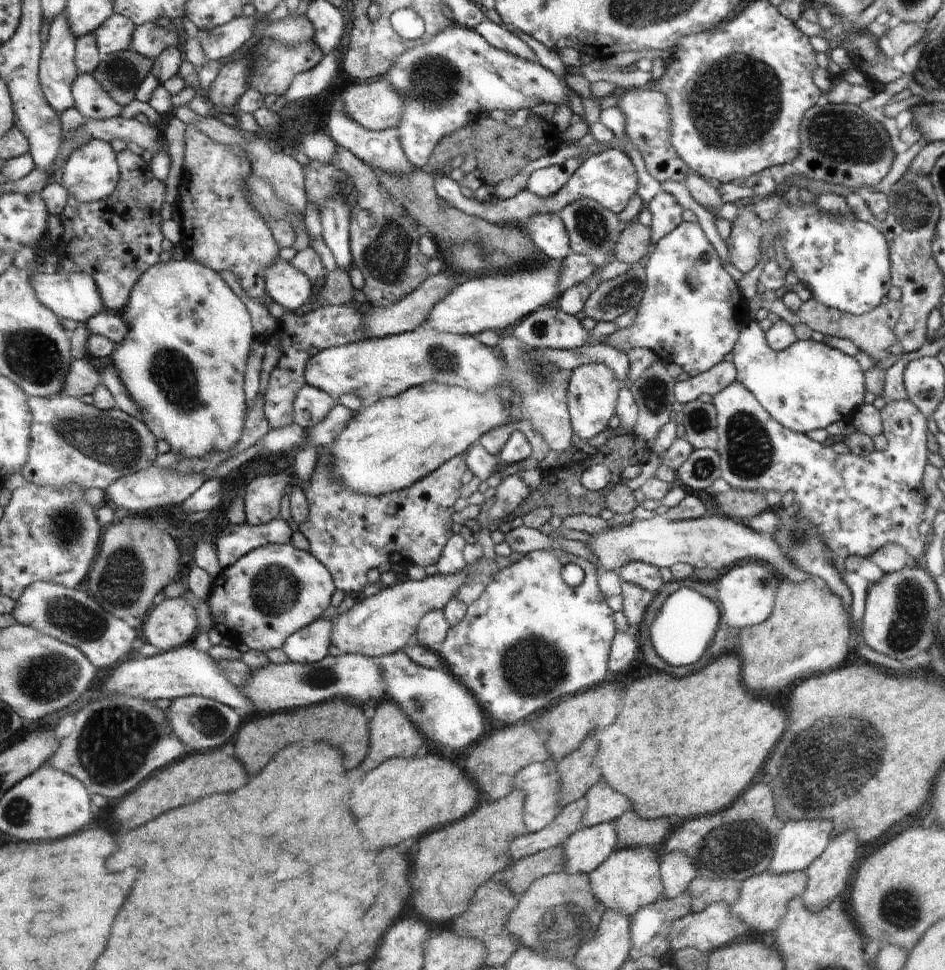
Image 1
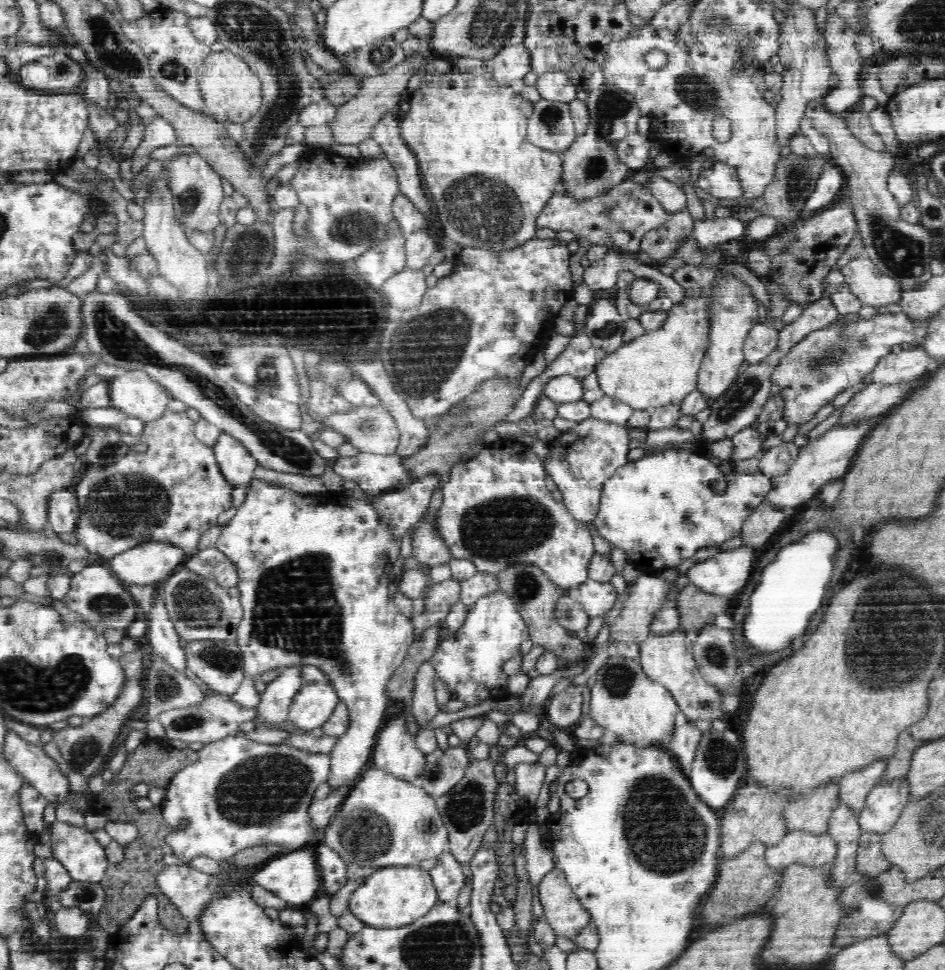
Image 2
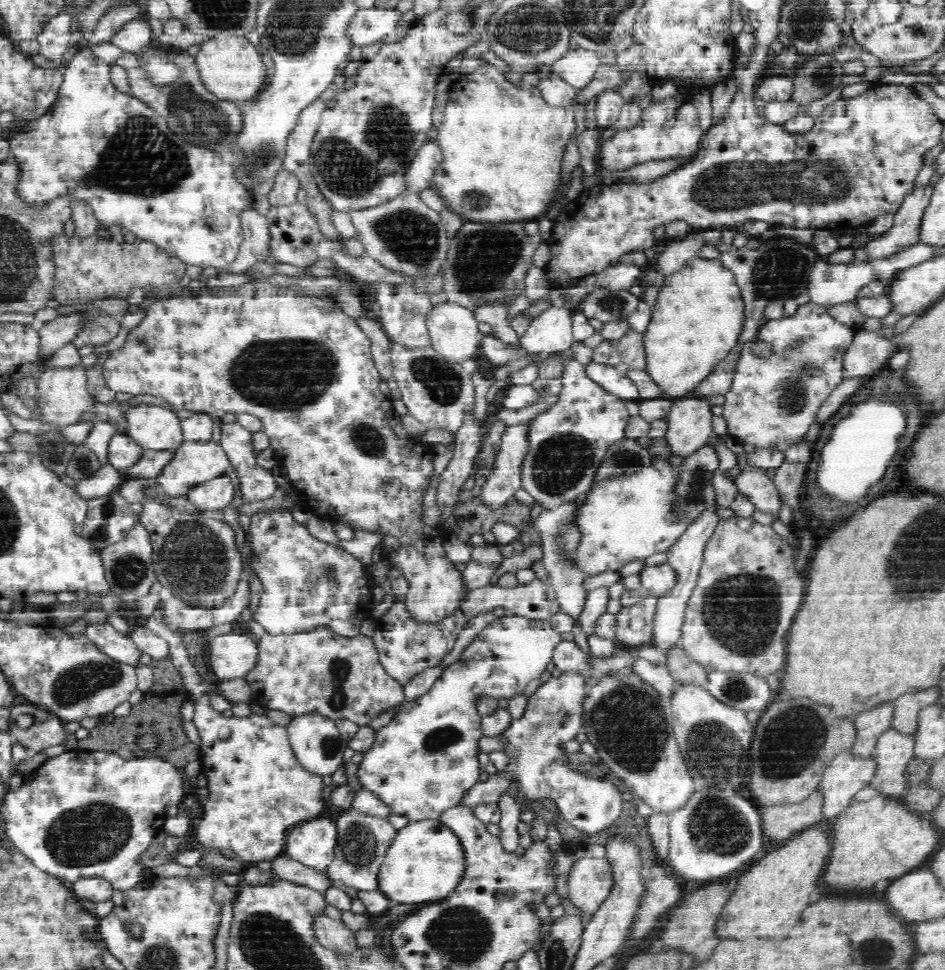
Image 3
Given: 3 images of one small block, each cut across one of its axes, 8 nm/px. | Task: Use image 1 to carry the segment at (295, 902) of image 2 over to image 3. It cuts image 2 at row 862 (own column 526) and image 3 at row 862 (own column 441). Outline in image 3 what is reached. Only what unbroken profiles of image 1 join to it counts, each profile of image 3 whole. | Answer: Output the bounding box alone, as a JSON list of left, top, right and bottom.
[284,816,337,872]

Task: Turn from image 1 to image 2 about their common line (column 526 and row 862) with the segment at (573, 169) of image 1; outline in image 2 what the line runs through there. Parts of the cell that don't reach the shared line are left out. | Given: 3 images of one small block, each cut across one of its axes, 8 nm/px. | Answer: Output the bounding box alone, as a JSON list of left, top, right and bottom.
[160,735,331,865]

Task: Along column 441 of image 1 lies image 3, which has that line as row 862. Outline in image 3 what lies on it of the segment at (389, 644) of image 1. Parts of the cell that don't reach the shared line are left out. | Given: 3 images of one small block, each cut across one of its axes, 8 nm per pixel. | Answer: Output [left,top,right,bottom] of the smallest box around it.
[567,857,613,914]

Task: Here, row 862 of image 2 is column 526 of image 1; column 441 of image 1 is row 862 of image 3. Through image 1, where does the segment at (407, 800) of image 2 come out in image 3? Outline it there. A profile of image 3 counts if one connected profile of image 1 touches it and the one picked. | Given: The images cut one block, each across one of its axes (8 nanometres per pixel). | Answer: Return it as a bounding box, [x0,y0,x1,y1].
[326,810,396,890]

